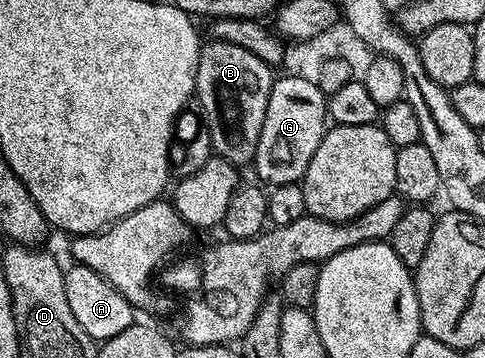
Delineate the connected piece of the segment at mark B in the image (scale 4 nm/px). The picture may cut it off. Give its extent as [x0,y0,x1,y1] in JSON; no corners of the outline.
[196,39,276,166]

